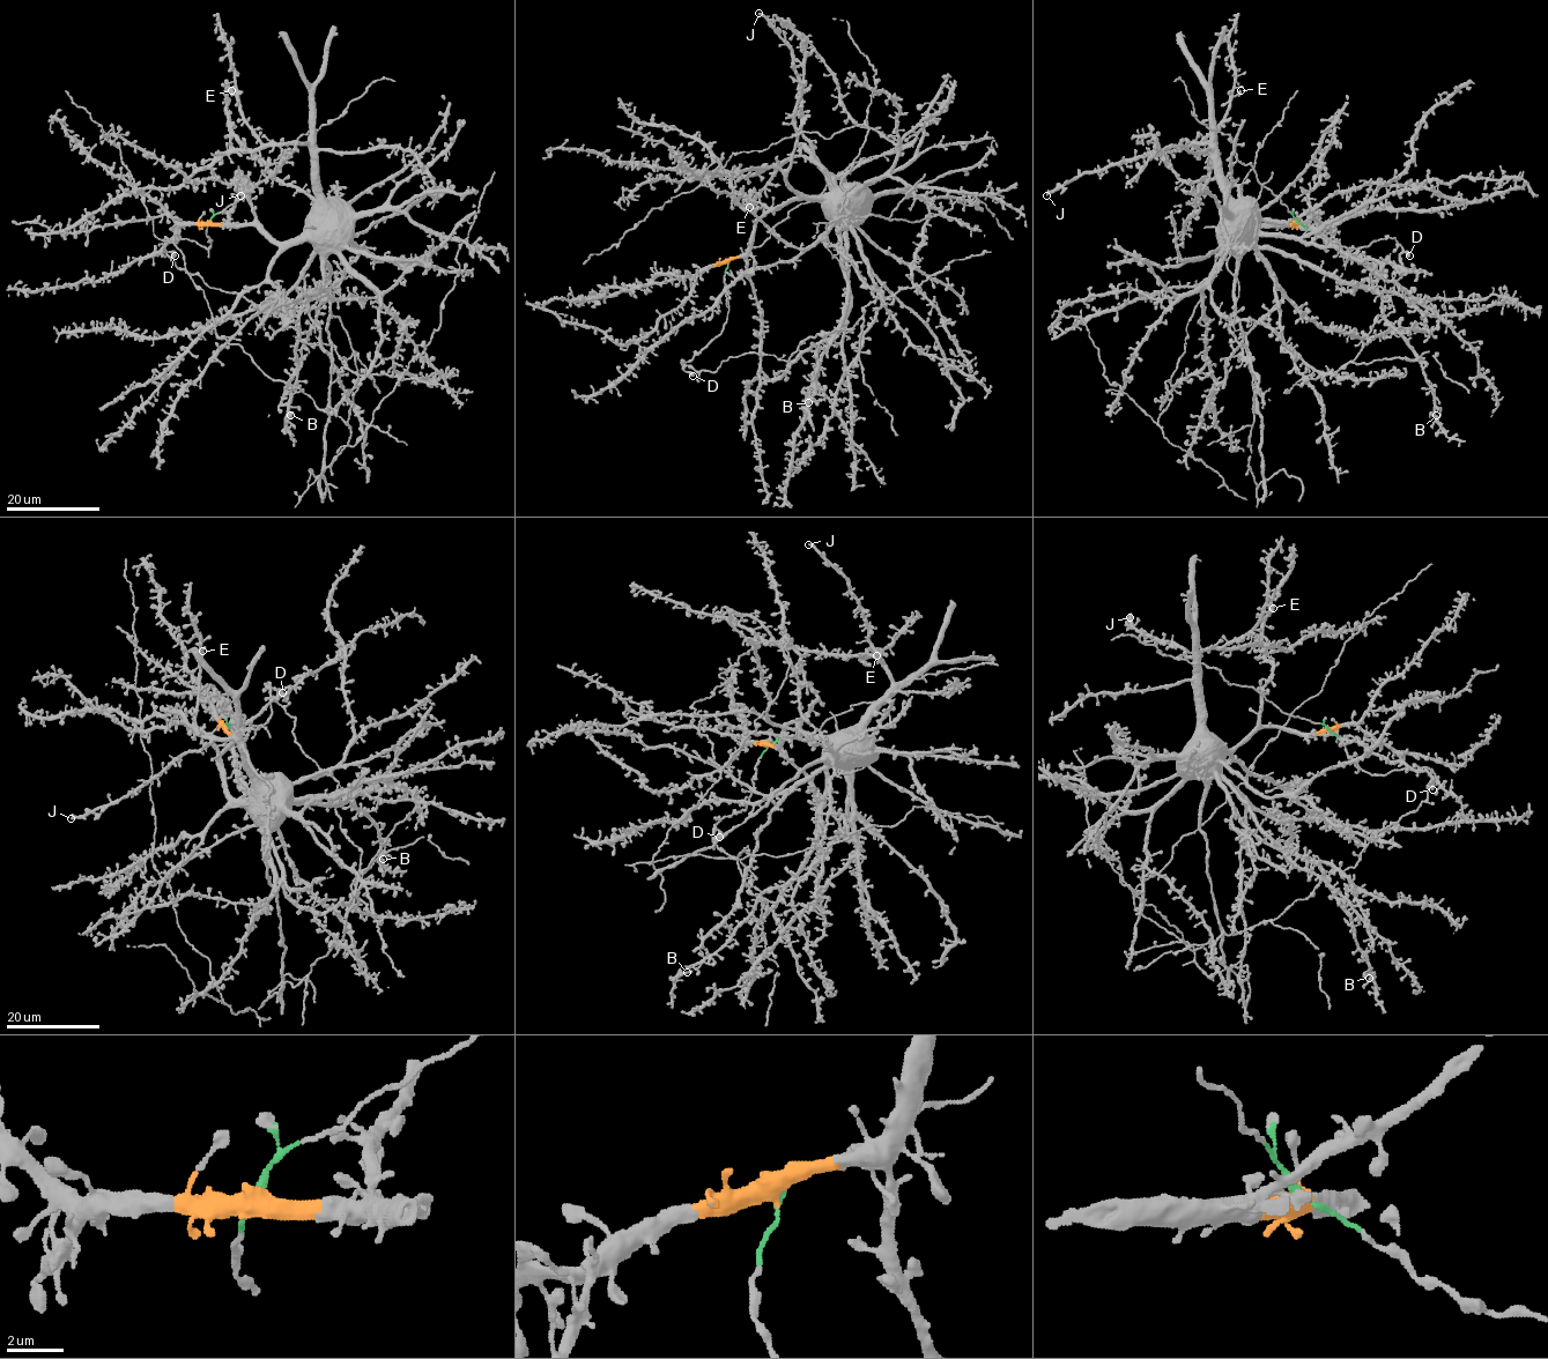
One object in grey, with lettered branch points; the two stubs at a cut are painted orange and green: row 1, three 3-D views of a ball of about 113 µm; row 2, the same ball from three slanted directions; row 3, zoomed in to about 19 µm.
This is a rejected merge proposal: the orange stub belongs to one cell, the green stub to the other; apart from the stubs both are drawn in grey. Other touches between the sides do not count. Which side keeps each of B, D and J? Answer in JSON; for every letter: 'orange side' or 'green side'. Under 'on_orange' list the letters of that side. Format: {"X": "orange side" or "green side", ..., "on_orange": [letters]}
{"B": "orange side", "D": "green side", "J": "orange side", "on_orange": ["B", "J"]}

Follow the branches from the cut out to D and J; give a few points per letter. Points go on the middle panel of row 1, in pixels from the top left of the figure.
D: (727, 262), (724, 283), (727, 289), (727, 321), (720, 333), (682, 366), (693, 374)
J: (727, 262), (746, 251), (754, 224), (768, 213), (834, 193), (802, 132), (802, 89), (792, 51), (758, 13)

